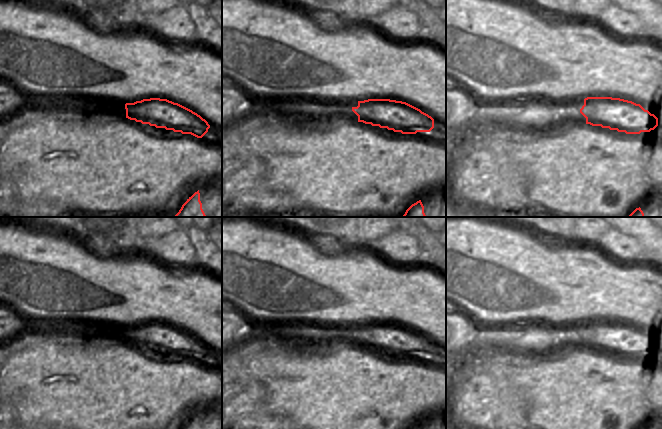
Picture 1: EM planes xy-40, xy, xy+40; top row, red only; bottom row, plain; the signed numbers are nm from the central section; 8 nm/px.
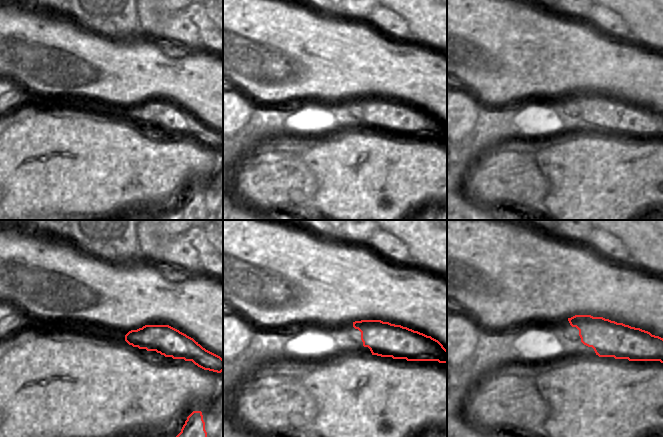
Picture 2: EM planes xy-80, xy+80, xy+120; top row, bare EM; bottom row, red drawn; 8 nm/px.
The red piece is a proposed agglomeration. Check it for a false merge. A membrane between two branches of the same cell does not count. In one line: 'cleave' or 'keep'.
cleave

